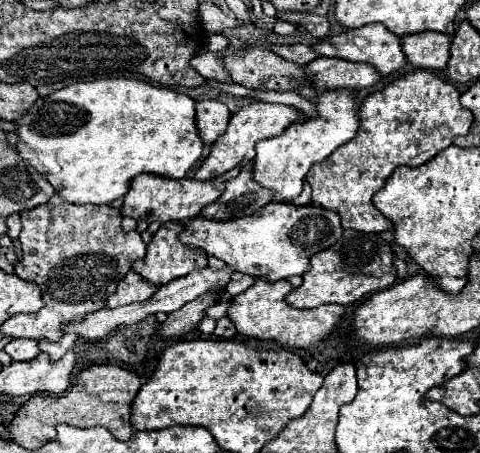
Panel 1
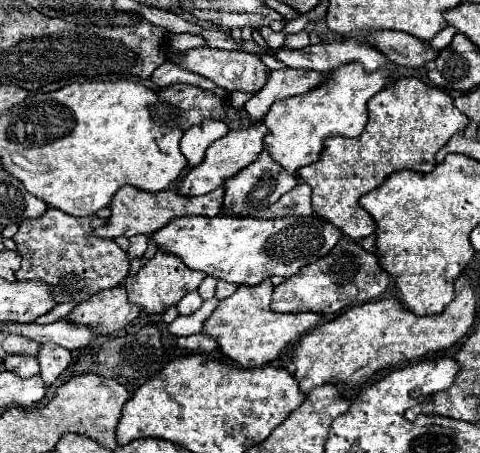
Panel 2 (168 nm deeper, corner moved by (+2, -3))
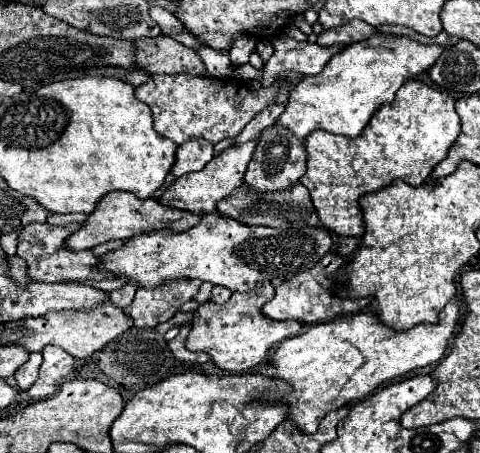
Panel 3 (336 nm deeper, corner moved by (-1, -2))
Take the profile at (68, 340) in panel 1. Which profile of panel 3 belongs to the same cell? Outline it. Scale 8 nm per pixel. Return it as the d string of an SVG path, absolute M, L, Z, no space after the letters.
M46 347L42 351L44 363L40 365L40 377L36 383L26 391L30 399L40 401L54 395L64 381L64 377L74 369L74 357L58 347Z

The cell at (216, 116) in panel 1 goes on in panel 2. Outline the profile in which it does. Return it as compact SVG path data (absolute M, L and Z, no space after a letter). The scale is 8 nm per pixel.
M203 120L203 124L191 126L181 138L181 152L189 160L189 166L197 166L209 144L223 138L227 132L229 128L223 120Z

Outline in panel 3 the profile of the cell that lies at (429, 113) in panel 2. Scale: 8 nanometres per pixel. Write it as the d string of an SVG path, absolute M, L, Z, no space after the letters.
M408 79L398 91L392 103L382 105L378 113L370 119L370 123L364 127L364 131L358 137L342 137L328 131L314 131L306 137L306 173L302 175L300 183L308 187L312 203L316 207L318 219L322 227L346 235L346 237L360 237L364 233L364 221L362 211L358 205L358 199L366 193L376 193L378 189L388 187L392 181L402 179L412 187L422 185L432 169L446 157L450 145L456 141L456 135L460 133L460 119L454 109L454 97L450 97L444 91L438 91L422 81Z

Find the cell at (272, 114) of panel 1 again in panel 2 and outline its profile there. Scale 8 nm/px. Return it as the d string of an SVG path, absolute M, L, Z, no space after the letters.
M255 122L255 124L249 124L249 126L241 124L233 130L229 130L223 138L215 140L207 148L203 162L187 172L187 176L183 178L181 188L177 192L183 194L183 196L201 196L201 194L207 194L207 192L219 188L229 176L237 174L241 168L245 168L247 164L251 164L259 156L259 152L263 150L263 136L265 134L267 134L267 128L265 128L263 122Z

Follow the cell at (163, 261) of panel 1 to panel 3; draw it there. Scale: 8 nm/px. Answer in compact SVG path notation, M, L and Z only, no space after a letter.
M180 279L154 289L138 289L126 313L134 321L134 327L152 329L172 319L186 301L194 299L200 285L192 279Z

